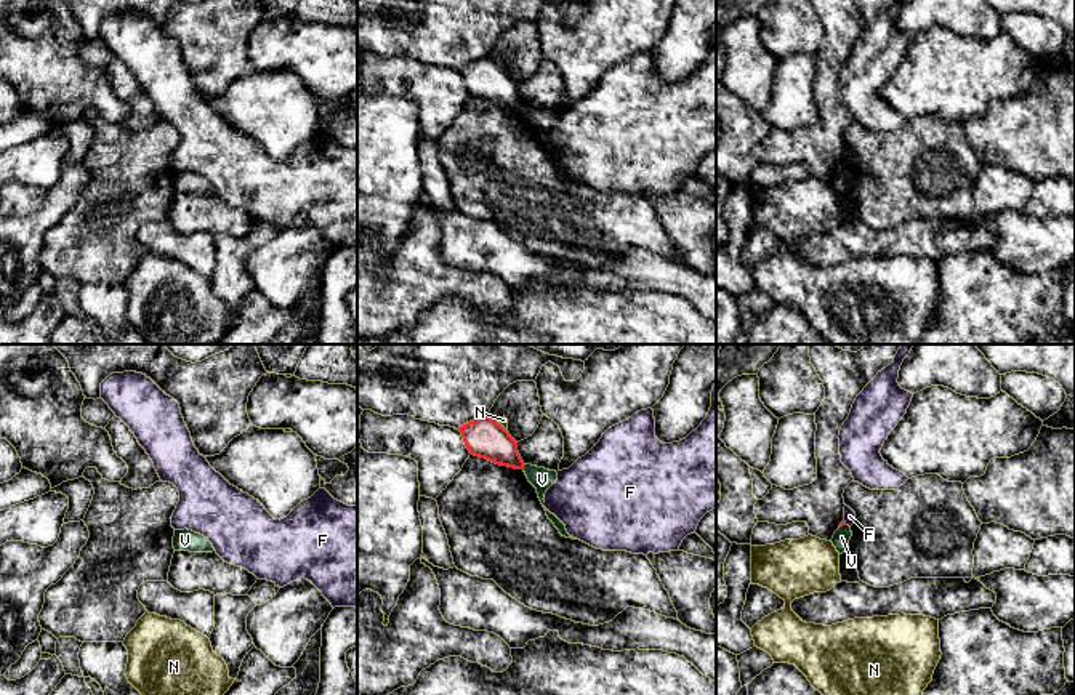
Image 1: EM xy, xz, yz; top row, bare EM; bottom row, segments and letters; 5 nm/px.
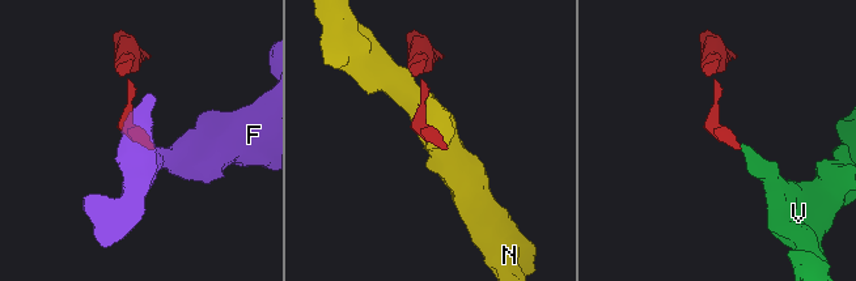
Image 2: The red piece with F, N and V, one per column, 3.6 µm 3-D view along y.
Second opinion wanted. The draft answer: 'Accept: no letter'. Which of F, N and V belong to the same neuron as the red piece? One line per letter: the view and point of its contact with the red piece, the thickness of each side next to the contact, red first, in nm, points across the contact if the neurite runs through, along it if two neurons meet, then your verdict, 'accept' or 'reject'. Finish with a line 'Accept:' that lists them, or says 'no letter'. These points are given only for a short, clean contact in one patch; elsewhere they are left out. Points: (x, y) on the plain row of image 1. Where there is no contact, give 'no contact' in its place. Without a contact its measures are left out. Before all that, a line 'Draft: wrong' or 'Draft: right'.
Draft: right
F: meets red in yz at (845, 164); 20 nm thick on the red side, 60 nm on the other; border along yz (843, 162), (846, 165); reject
N: meets red in xz at (503, 69); 200 nm thick on the red side, 30 nm on the other; reject
V: meets red in xz at (524, 106); 200 nm thick on the red side, 110 nm on the other; border along xz (526, 106), (523, 109); reject
Accept: no letter

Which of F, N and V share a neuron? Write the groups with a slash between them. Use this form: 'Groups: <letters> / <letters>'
Groups: F / N / V

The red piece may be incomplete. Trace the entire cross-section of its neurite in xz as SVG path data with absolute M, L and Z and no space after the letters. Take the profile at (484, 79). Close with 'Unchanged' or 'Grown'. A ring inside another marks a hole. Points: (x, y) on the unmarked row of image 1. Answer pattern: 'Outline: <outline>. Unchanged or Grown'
Outline: M481 58L458 69L471 96L485 99L495 106L524 110L517 93L517 83L490 58Z. Unchanged

